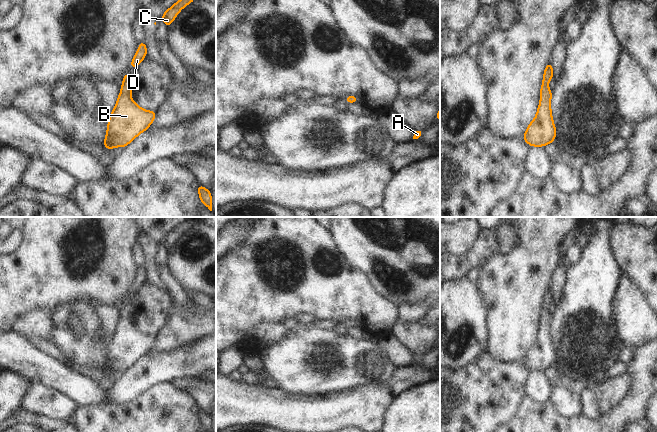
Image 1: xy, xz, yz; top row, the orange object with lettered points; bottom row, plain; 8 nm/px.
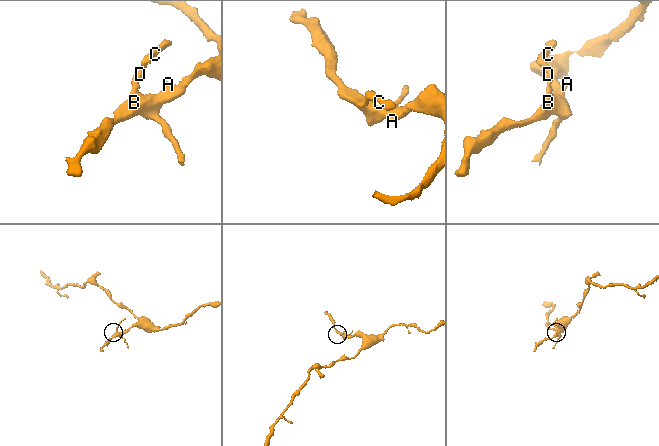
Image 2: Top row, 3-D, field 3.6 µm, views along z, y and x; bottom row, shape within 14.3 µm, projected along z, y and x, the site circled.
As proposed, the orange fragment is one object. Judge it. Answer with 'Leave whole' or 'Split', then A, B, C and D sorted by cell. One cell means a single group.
Leave whole. Groups: A B C D

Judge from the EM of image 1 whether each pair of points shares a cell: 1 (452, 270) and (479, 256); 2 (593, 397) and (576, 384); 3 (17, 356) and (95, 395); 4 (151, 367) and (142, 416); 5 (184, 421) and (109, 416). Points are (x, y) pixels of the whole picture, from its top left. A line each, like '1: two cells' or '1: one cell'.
1: one cell
2: two cells
3: one cell
4: two cells
5: one cell

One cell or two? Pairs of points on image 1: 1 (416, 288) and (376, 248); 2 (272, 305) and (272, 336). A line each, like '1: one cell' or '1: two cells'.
1: one cell
2: two cells

